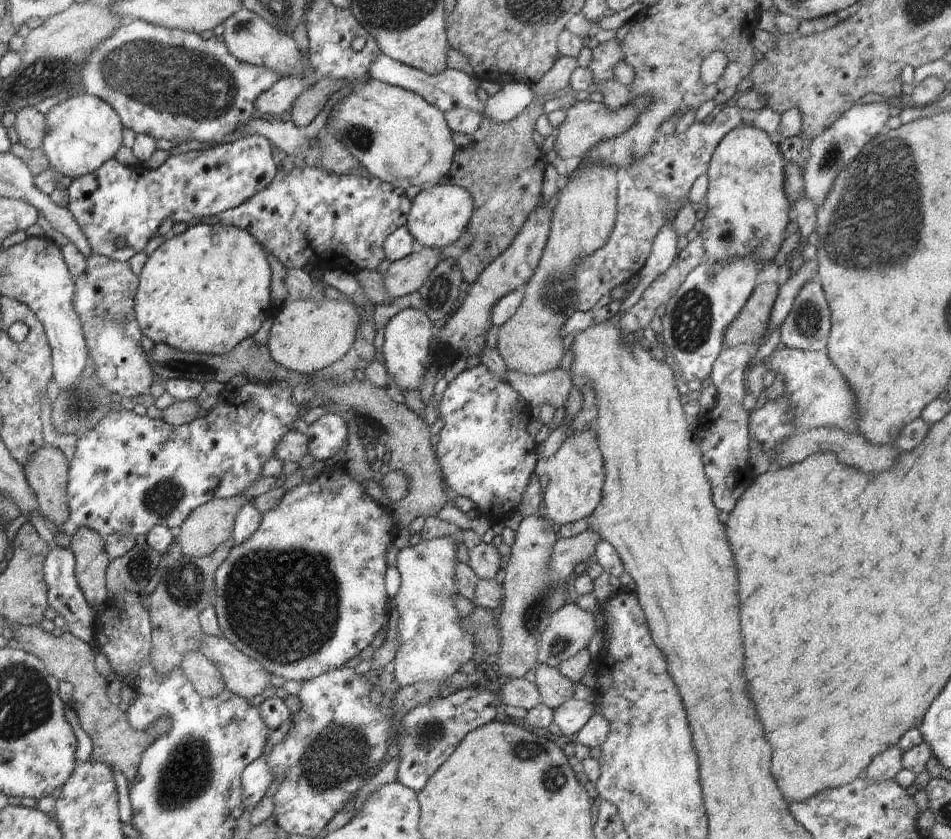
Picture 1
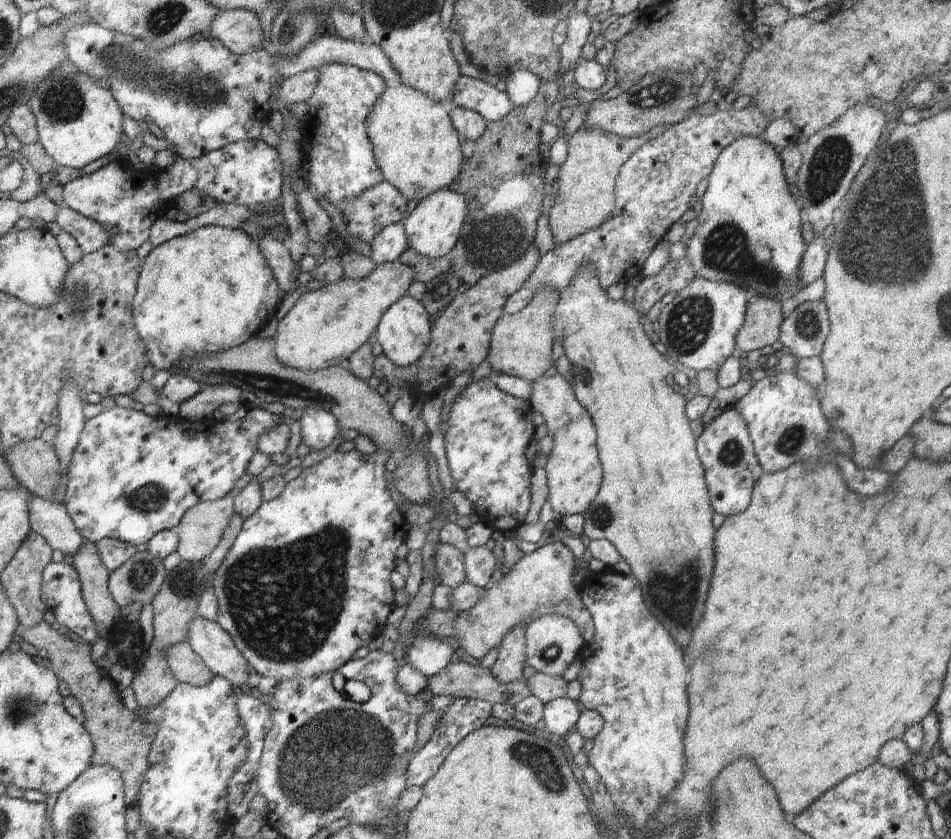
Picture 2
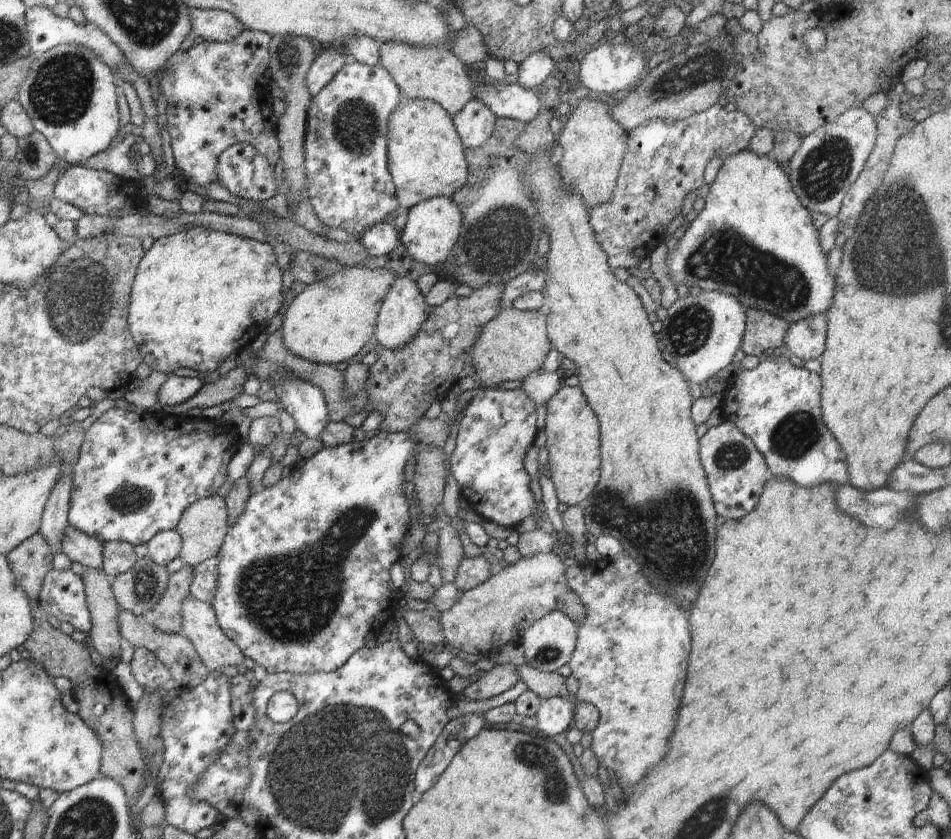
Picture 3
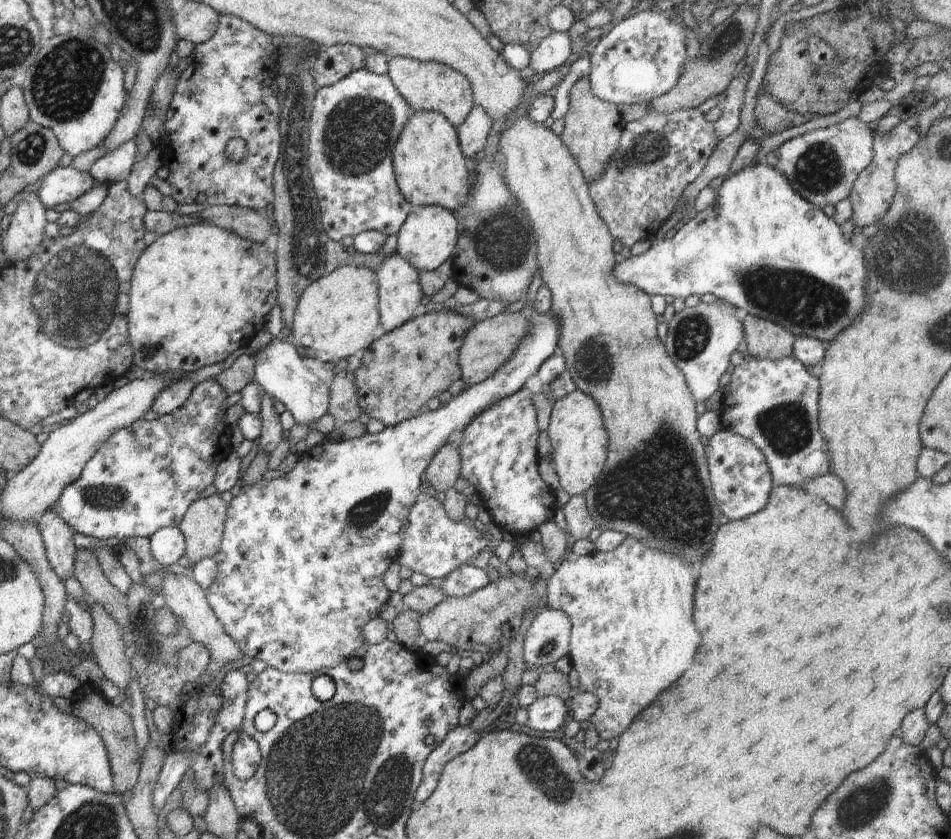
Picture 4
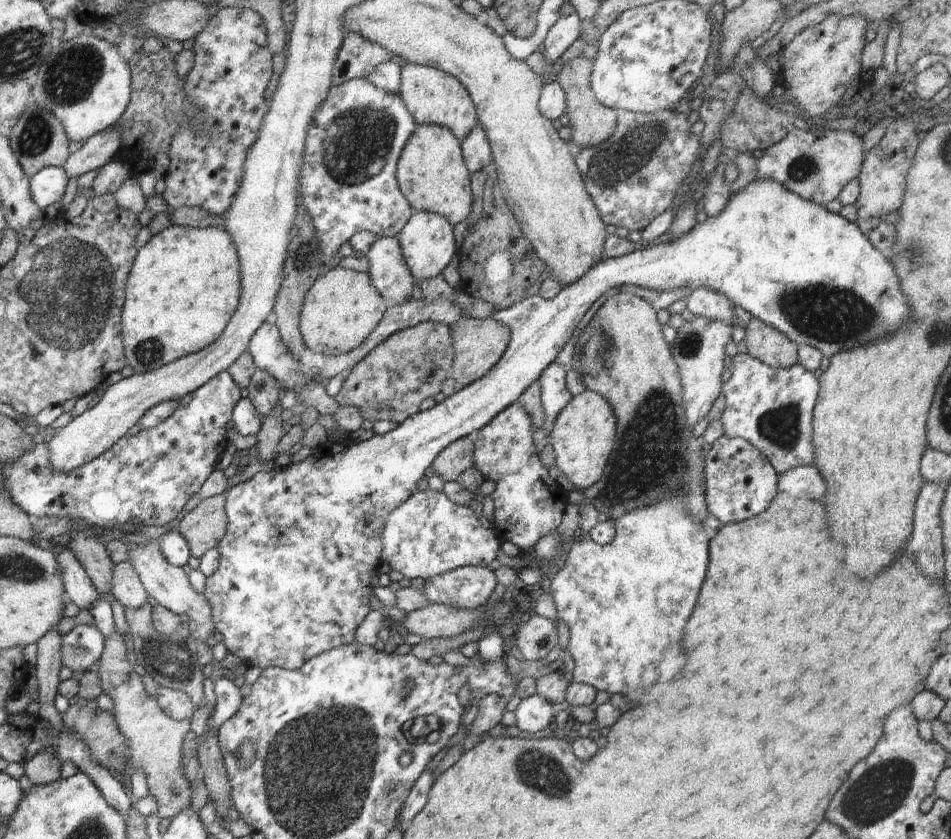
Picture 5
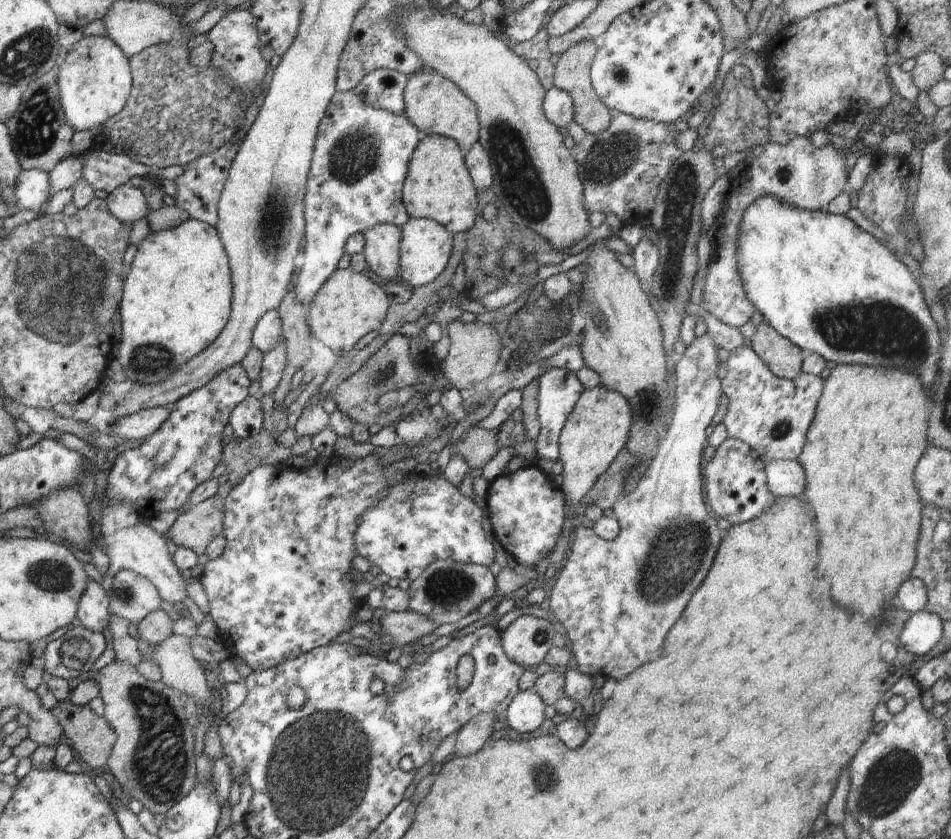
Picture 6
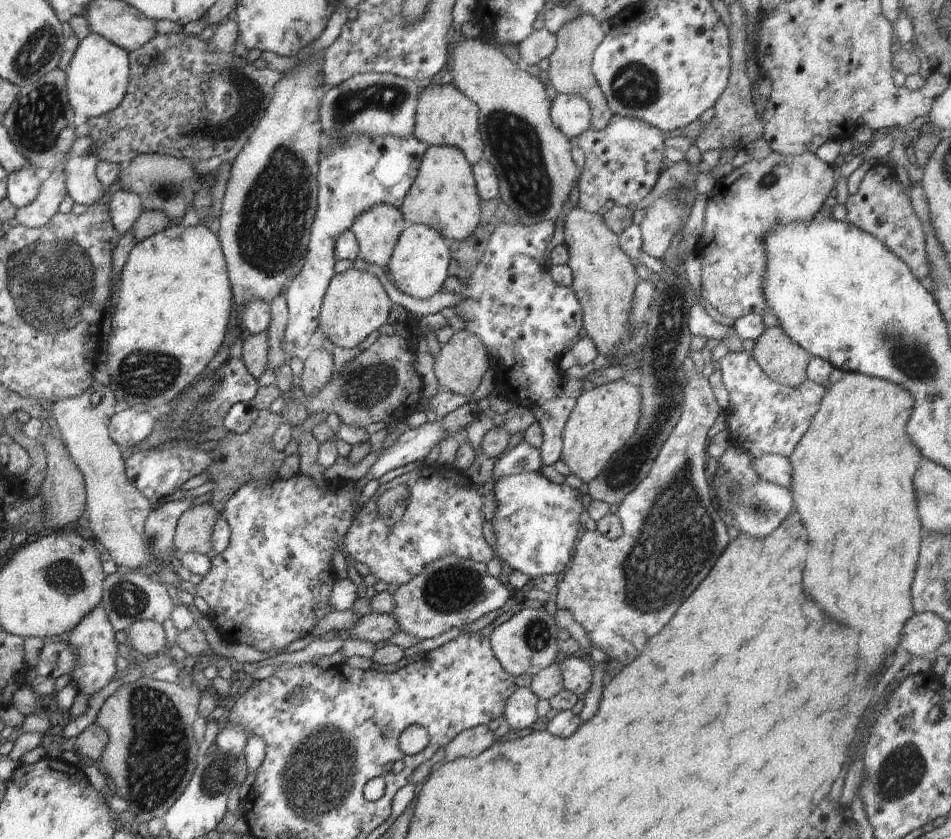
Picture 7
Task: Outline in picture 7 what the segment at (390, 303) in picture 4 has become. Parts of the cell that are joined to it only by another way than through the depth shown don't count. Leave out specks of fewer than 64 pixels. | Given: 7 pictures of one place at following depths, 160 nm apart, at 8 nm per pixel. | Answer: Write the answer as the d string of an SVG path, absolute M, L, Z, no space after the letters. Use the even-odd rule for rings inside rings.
M379 204L360 213L351 226L359 242L359 257L386 269L407 222L397 208Z

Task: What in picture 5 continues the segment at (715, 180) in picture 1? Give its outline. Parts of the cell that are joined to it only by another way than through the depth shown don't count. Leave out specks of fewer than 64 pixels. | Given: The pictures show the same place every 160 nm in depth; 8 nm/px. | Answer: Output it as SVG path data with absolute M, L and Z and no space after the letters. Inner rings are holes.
M754 179L747 186L735 193L731 193L728 204L720 214L712 218L707 217L705 221L696 223L696 226L691 228L688 233L674 240L661 242L658 245L644 246L642 249L629 252L621 257L602 258L580 280L577 280L574 284L562 286L562 290L550 300L537 294L522 298L507 309L496 309L492 317L497 321L503 321L511 330L511 339L508 343L507 351L504 352L502 358L486 376L466 385L461 390L446 397L444 401L436 403L433 408L418 411L414 416L404 420L404 422L401 422L386 434L375 434L365 441L348 439L330 442L324 446L320 445L313 449L310 456L299 463L290 464L282 470L274 468L269 472L259 471L252 479L230 487L228 495L225 496L227 531L224 538L218 543L220 562L216 572L212 576L206 577L205 588L202 593L209 602L214 628L218 635L223 638L220 646L238 656L241 662L248 667L258 666L263 670L268 667L280 667L293 671L304 666L304 663L312 657L354 643L356 629L362 624L368 612L371 611L372 574L376 571L378 576L378 568L382 565L382 562L380 562L381 550L383 549L381 532L388 515L418 491L418 482L430 474L434 459L449 444L461 438L474 435L477 430L488 424L504 408L516 402L518 397L534 381L539 380L542 371L557 359L557 354L564 348L565 344L568 344L573 332L577 329L580 321L595 300L598 300L606 290L617 286L626 286L626 284L634 284L634 286L656 290L657 292L677 288L691 288L691 291L694 289L710 289L719 292L728 298L730 302L733 302L734 306L744 308L746 312L750 312L752 317L756 317L758 320L762 320L763 323L773 326L778 332L785 334L797 345L813 346L820 350L823 356L829 358L836 352L862 346L864 342L870 342L874 338L880 338L880 336L892 332L902 320L908 318L908 312L910 312L910 308L906 304L906 297L899 288L899 280L895 275L893 264L870 243L868 236L859 229L855 222L850 223L840 214L829 212L826 207L803 199L779 182L770 179Z

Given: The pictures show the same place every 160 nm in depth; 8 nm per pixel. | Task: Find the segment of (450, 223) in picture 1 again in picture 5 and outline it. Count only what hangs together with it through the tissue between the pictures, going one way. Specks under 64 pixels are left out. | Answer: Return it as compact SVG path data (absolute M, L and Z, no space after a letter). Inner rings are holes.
M414 212L410 220L397 236L403 257L415 280L429 279L440 275L448 263L458 254L454 239L453 225L444 218L431 212Z

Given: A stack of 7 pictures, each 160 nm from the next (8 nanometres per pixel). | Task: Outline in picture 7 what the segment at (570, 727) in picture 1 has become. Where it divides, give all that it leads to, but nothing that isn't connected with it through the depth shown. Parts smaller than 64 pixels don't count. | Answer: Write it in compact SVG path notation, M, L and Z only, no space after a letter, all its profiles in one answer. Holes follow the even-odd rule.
M517 687L506 701L502 718L516 730L530 728L538 720L536 714L538 701L539 698L529 688Z

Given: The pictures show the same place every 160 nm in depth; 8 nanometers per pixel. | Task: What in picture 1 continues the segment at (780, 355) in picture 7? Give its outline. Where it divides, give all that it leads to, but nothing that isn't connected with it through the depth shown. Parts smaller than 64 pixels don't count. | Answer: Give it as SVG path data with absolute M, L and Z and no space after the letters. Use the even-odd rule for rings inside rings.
M761 283L754 287L742 310L724 331L724 348L757 343L763 337L778 292L777 283Z

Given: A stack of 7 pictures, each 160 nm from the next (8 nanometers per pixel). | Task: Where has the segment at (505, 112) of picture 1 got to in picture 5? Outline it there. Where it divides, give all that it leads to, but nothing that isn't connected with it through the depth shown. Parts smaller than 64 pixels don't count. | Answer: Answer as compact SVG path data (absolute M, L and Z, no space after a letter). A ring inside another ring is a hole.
M576 13L570 16L560 17L554 26L549 28L544 43L543 56L546 62L556 63L560 56L574 44L581 35L582 22Z

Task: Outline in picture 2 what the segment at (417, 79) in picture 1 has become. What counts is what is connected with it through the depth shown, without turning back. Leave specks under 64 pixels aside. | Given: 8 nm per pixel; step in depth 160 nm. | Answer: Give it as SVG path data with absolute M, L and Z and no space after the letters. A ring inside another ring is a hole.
M96 23L70 28L64 34L62 42L66 48L67 59L80 71L97 80L110 80L108 90L116 98L122 115L126 114L128 118L136 120L143 126L156 124L160 130L164 131L168 142L174 146L177 156L184 160L196 160L230 143L260 140L262 125L267 122L271 113L272 86L278 82L278 78L286 79L304 70L321 68L324 64L348 64L374 72L382 76L386 82L394 78L400 80L400 76L396 74L392 64L388 62L388 58L376 44L346 41L328 32L319 33L308 46L304 46L296 54L291 54L290 58L282 58L272 50L260 48L256 48L250 54L233 54L220 43L220 40L212 37L208 40L184 40L184 42L158 50L144 44L144 40L136 36L114 32ZM460 76L456 83L449 106L474 110L488 122L504 120L516 108L506 92L500 92L498 88L482 80L466 76Z

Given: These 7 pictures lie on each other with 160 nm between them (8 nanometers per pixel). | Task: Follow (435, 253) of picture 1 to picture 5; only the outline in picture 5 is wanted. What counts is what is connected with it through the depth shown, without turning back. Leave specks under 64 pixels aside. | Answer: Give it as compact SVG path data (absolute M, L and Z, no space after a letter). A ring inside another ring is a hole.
M334 265L318 277L305 294L299 329L304 344L325 356L338 356L358 348L379 325L386 310L384 299L366 271Z

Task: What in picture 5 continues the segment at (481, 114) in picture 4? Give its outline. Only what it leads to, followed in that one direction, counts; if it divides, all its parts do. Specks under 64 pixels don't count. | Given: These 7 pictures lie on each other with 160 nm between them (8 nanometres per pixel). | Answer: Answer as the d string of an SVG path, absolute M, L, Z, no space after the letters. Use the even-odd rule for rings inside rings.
M476 123L471 132L460 140L460 146L464 164L472 174L493 160L488 137L480 123Z

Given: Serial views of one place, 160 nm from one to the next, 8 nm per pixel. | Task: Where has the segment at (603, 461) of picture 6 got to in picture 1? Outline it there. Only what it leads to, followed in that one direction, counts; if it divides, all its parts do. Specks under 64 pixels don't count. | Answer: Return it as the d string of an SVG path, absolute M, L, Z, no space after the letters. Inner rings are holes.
M507 368L508 384L533 407L548 405L562 408L567 404L573 382L570 372L554 369L539 375L525 375ZM581 429L578 433L568 430L567 439L557 453L536 462L534 474L548 476L548 485L543 492L542 514L555 527L589 520L600 504L601 490L605 479L603 458L598 446L597 434L592 429Z

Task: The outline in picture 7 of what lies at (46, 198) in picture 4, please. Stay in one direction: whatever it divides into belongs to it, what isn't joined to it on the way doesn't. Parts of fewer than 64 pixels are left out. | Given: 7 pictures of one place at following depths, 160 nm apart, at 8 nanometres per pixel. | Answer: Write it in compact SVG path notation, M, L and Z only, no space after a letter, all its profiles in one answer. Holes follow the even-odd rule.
M26 167L7 173L7 197L16 209L28 206L38 196L41 181L34 171Z

